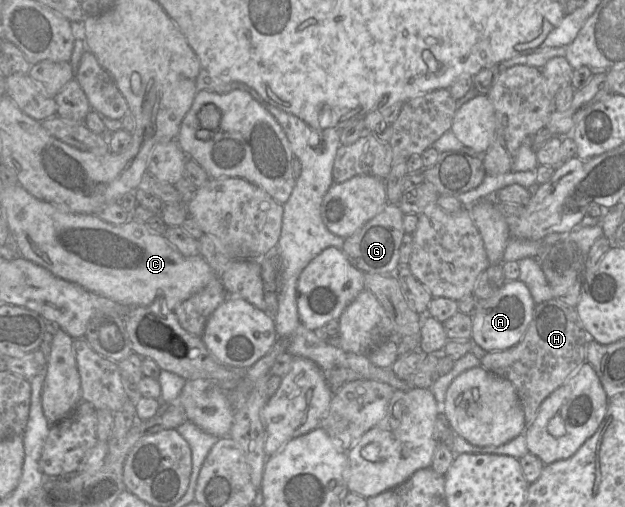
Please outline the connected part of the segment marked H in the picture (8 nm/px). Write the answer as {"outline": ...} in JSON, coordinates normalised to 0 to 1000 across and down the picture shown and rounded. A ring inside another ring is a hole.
{"outline":[[[885,588],[856,602],[851,631],[832,675],[810,690],[779,694],[768,716],[822,759],[845,842],[866,795],[938,714],[941,669],[922,607]]]}

